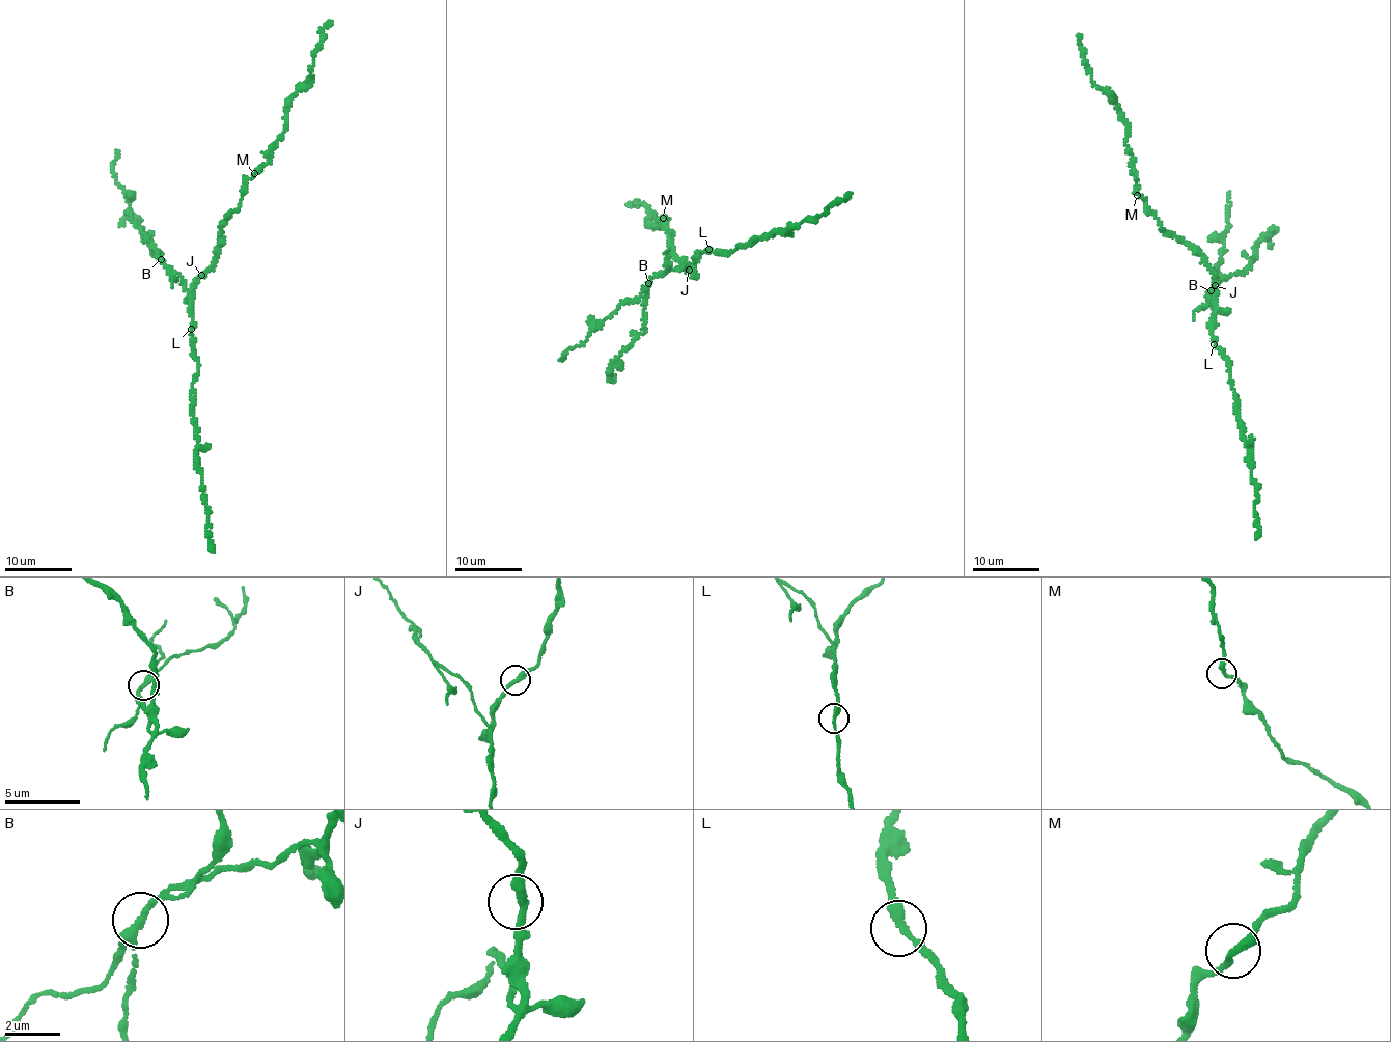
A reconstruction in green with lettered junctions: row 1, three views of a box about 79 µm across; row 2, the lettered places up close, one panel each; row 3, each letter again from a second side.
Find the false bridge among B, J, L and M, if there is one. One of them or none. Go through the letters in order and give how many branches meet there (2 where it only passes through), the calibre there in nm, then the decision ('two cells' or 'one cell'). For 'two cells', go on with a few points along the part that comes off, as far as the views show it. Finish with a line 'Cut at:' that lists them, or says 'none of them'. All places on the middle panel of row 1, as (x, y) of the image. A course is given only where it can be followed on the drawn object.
B: branches 2; calibre 280 nm; two cells; course (648, 283), (640, 297), (623, 301), (576, 347), (565, 351), (559, 361)
J: branches 2; calibre 300 nm; one cell
L: branches 2; calibre 280 nm; one cell
M: branches 2; calibre 280 nm; one cell
Cut at: B

